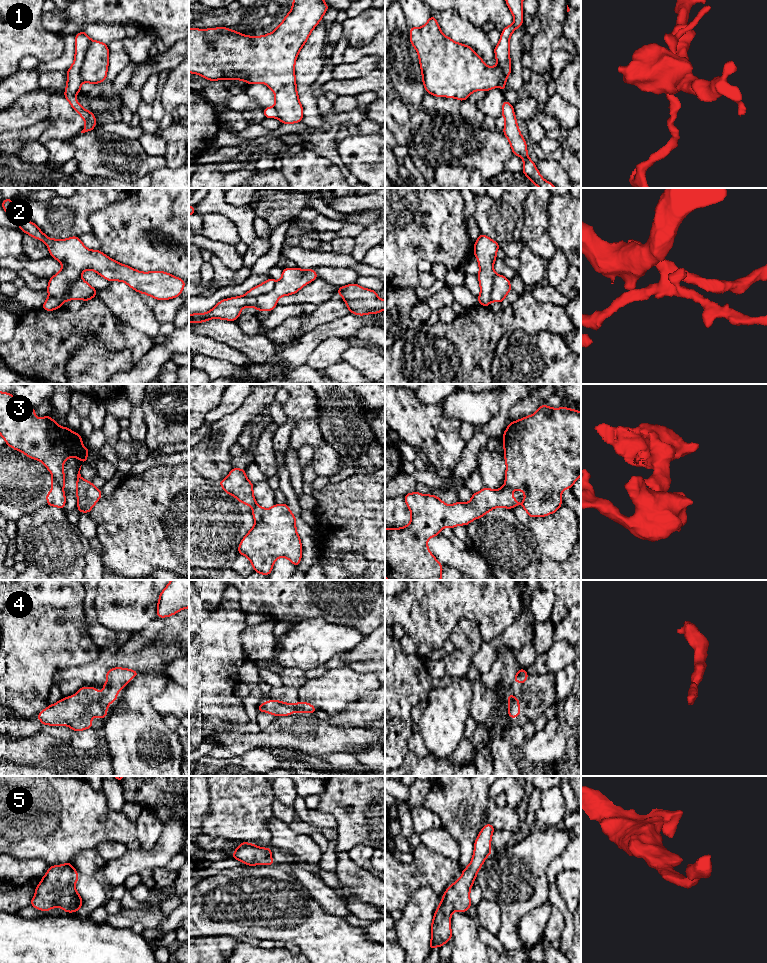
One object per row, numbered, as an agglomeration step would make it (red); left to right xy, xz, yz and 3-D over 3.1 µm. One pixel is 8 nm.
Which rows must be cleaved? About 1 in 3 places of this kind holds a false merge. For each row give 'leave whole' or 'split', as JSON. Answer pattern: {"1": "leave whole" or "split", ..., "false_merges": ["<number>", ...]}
{"1": "split", "2": "split", "3": "split", "4": "leave whole", "5": "leave whole", "false_merges": ["1", "2", "3"]}

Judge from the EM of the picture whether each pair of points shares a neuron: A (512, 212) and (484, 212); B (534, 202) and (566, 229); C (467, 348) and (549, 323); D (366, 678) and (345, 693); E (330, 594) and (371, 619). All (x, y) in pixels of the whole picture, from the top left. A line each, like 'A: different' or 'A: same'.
A: same
B: different
C: same
D: same
E: same

